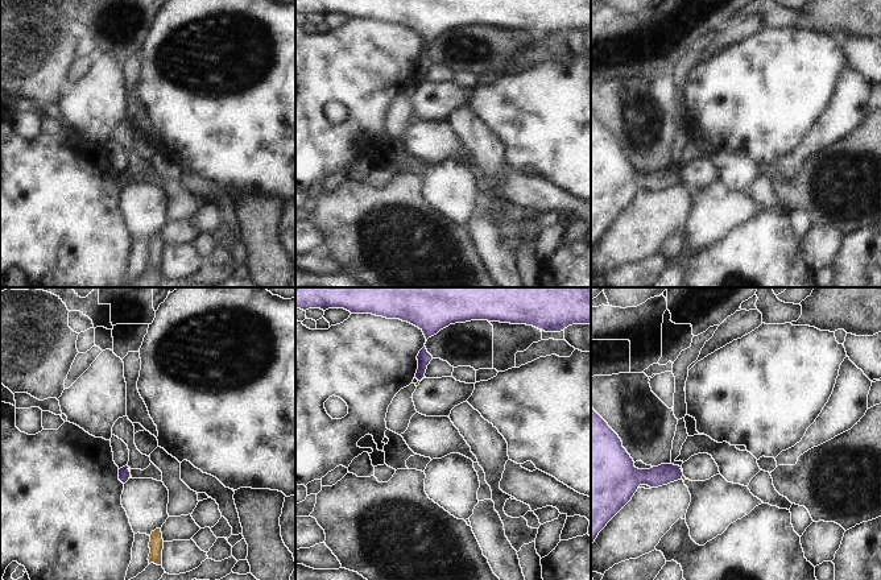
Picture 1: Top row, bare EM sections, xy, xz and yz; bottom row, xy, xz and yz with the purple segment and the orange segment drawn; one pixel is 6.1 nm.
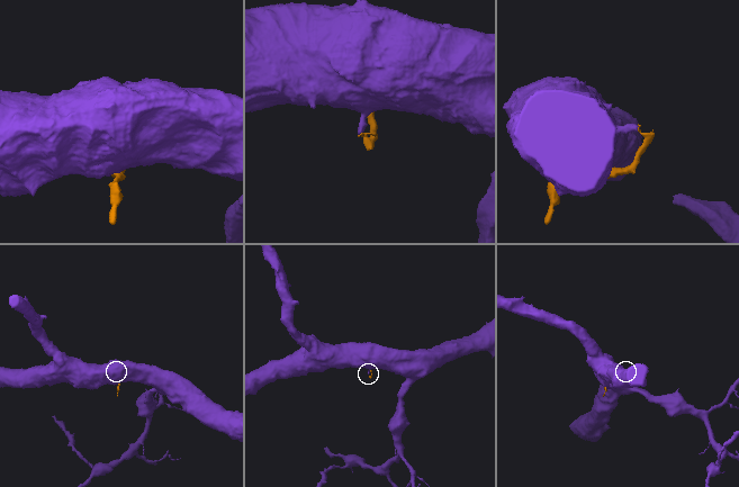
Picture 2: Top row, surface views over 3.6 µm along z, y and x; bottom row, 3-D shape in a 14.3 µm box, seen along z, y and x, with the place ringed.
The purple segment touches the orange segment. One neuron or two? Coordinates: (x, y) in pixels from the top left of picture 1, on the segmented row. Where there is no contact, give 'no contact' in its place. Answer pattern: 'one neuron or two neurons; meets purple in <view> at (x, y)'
two neurons; meets purple in xz at (421, 378)

